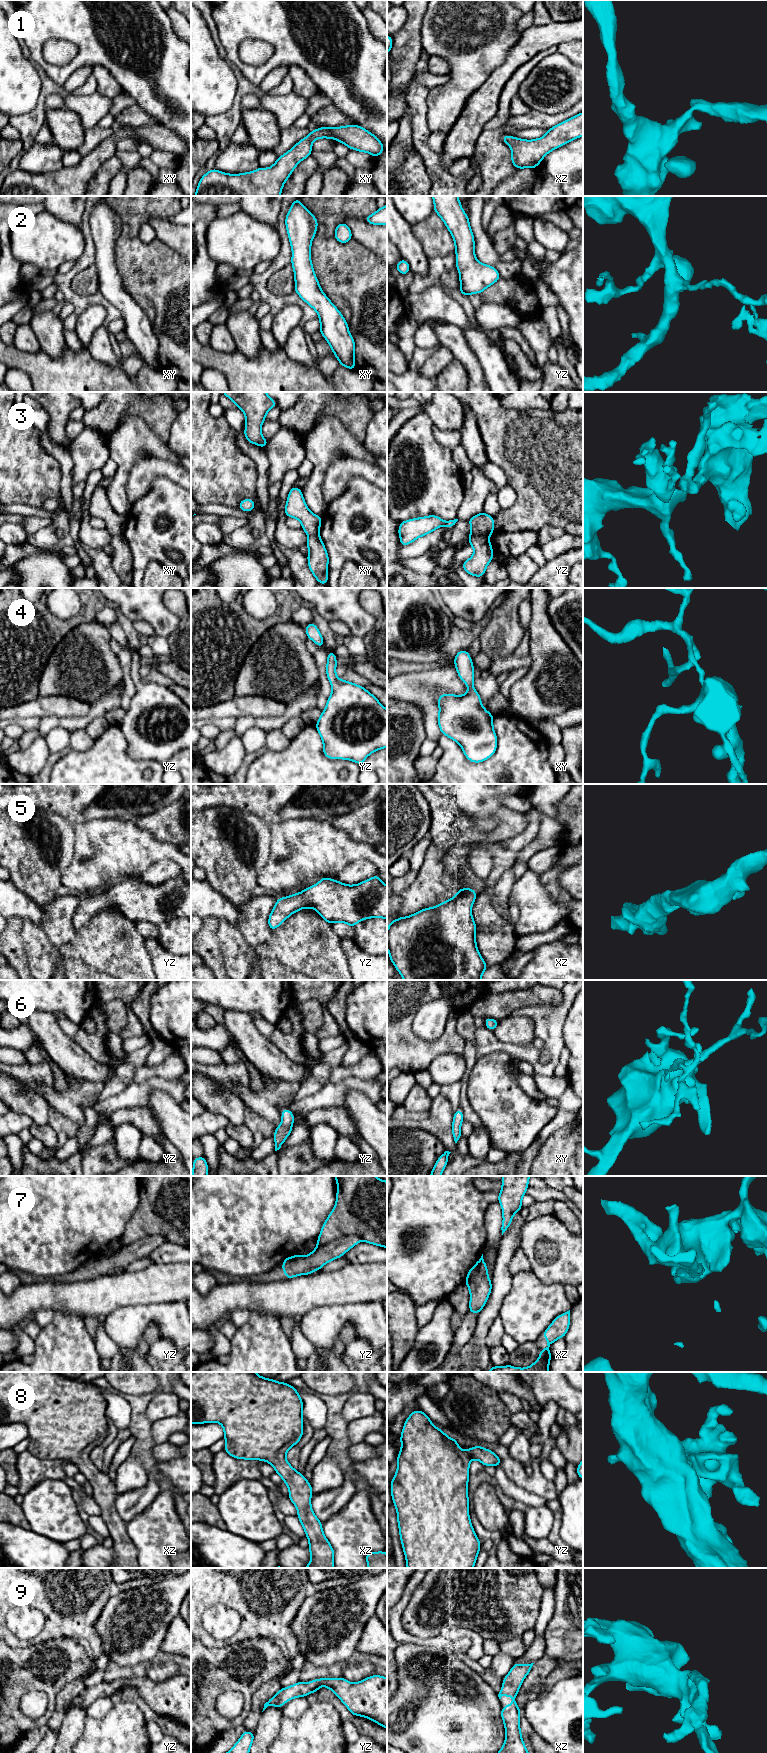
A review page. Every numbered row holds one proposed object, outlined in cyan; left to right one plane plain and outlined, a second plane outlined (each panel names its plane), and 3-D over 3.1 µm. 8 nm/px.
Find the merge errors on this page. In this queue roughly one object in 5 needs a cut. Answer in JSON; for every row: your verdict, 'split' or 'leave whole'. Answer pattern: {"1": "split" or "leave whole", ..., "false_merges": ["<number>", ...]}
{"1": "leave whole", "2": "leave whole", "3": "split", "4": "leave whole", "5": "leave whole", "6": "leave whole", "7": "leave whole", "8": "leave whole", "9": "leave whole", "false_merges": ["3"]}

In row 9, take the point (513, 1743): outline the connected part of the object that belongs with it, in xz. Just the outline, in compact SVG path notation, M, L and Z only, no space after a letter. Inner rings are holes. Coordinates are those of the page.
M514 1663L510 1672L503 1678L503 1685L498 1694L499 1699L502 1696L513 1696L514 1698L511 1701L511 1705L505 1705L501 1709L506 1737L498 1753L529 1753L522 1740L522 1733L520 1731L521 1711L516 1703L516 1696L519 1693L519 1687L530 1673L533 1664Z

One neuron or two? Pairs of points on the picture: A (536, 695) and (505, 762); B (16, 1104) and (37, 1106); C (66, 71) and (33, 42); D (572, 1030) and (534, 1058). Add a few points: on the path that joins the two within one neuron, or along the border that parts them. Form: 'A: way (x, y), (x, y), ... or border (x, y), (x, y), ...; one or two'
A: border (510, 713), (526, 721); two
B: way (21, 1104), (32, 1105); one
C: way (55, 71), (50, 70), (36, 56), (36, 53); one
D: border (567, 1014), (563, 1026), (563, 1046); two

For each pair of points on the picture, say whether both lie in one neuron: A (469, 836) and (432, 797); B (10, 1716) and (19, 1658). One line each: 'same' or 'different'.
A: same
B: same

